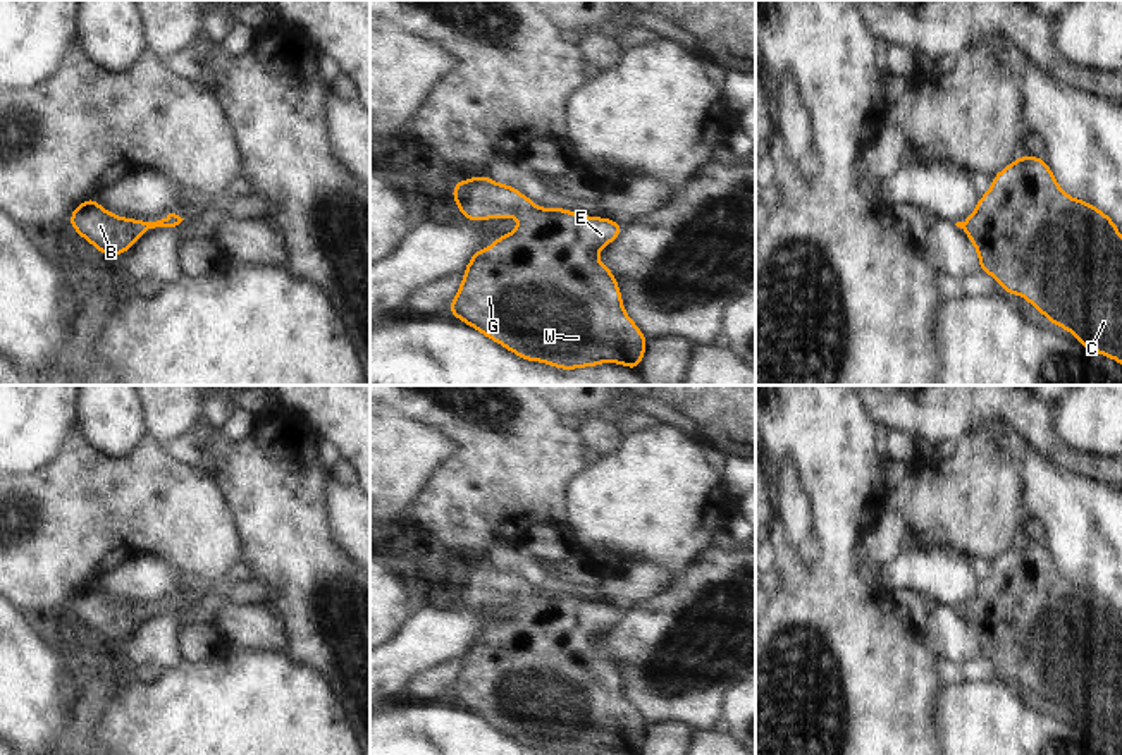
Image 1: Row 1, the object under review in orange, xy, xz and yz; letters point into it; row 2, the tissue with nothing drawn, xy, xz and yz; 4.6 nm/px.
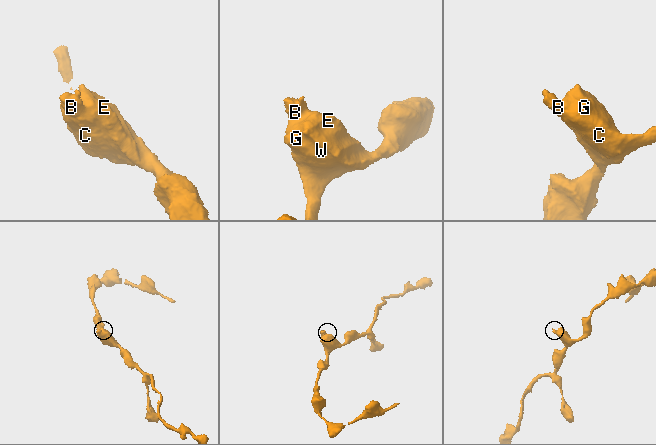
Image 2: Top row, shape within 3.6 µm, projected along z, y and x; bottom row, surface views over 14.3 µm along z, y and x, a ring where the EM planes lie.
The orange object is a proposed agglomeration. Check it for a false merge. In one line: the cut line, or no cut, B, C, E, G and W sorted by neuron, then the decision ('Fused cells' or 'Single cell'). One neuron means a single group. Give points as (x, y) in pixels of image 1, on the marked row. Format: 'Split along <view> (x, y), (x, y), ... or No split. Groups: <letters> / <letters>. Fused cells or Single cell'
No split. Groups: B C E G W. Single cell.

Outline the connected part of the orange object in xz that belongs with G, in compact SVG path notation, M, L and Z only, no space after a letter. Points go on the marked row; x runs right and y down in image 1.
M490 175L454 182L453 201L470 222L504 217L520 220L513 232L473 253L449 304L454 318L525 361L559 370L611 361L637 371L647 339L626 315L613 272L597 260L597 253L623 232L621 222L566 208L540 208L515 186L497 184Z

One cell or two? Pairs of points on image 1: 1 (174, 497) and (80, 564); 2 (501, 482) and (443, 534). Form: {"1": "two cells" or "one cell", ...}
{"1": "one cell", "2": "one cell"}

